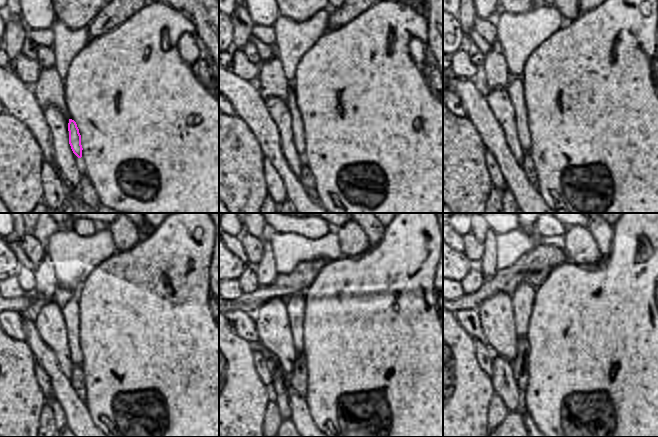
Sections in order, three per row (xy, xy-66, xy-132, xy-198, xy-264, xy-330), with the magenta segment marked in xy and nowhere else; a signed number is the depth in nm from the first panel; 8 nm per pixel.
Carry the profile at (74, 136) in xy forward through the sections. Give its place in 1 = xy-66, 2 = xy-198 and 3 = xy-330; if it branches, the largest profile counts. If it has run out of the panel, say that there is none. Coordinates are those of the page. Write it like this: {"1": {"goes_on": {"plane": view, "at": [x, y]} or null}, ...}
{"1": {"goes_on": {"plane": "xy-66", "at": [298, 125]}}, "2": {"goes_on": {"plane": "xy-198", "at": [71, 310]}}, "3": {"goes_on": {"plane": "xy-330", "at": [524, 298]}}}

